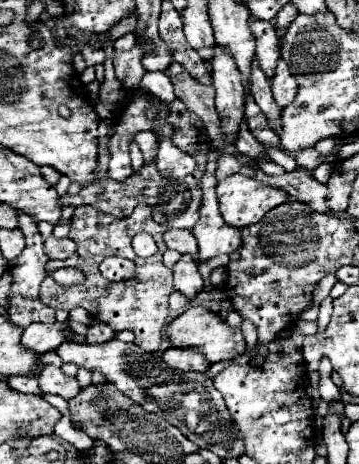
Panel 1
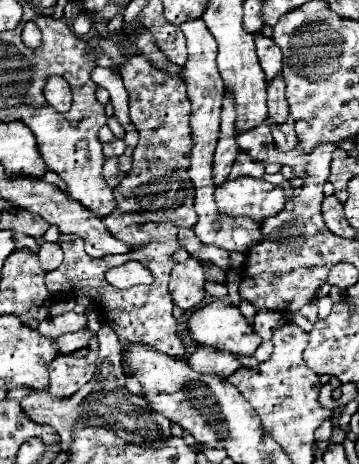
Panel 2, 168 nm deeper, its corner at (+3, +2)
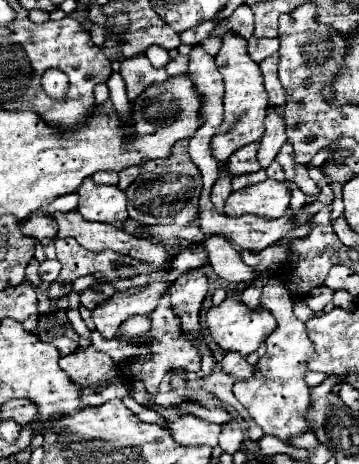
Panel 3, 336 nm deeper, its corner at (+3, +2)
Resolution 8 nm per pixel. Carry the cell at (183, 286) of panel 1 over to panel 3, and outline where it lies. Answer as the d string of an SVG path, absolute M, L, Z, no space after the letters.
M202 270L182 274L170 286L170 306L180 318L180 328L190 338L200 338L200 308L208 292L208 278Z

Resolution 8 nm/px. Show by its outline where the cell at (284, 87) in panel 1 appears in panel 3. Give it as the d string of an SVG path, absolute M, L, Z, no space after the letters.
M268 108L268 116L266 116L264 124L266 124L266 132L258 146L258 162L262 168L268 168L274 162L280 148L284 146L286 128L284 128L282 116L276 114L276 110L272 110L272 108Z

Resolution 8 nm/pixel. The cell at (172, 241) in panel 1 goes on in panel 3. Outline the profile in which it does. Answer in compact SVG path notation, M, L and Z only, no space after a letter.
M212 236L206 242L202 242L202 246L206 248L206 252L210 256L210 264L220 278L234 282L234 284L244 282L246 286L250 286L260 276L254 268L250 268L242 262L240 250L236 250L232 244L228 244L222 236Z

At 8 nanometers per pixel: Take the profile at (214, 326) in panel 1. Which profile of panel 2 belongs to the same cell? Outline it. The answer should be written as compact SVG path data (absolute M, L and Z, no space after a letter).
M216 300L212 304L206 304L204 308L194 310L186 322L186 334L200 346L210 346L216 348L218 352L228 352L234 356L252 356L262 342L252 332L252 326L246 322L240 310L234 308L228 300Z

